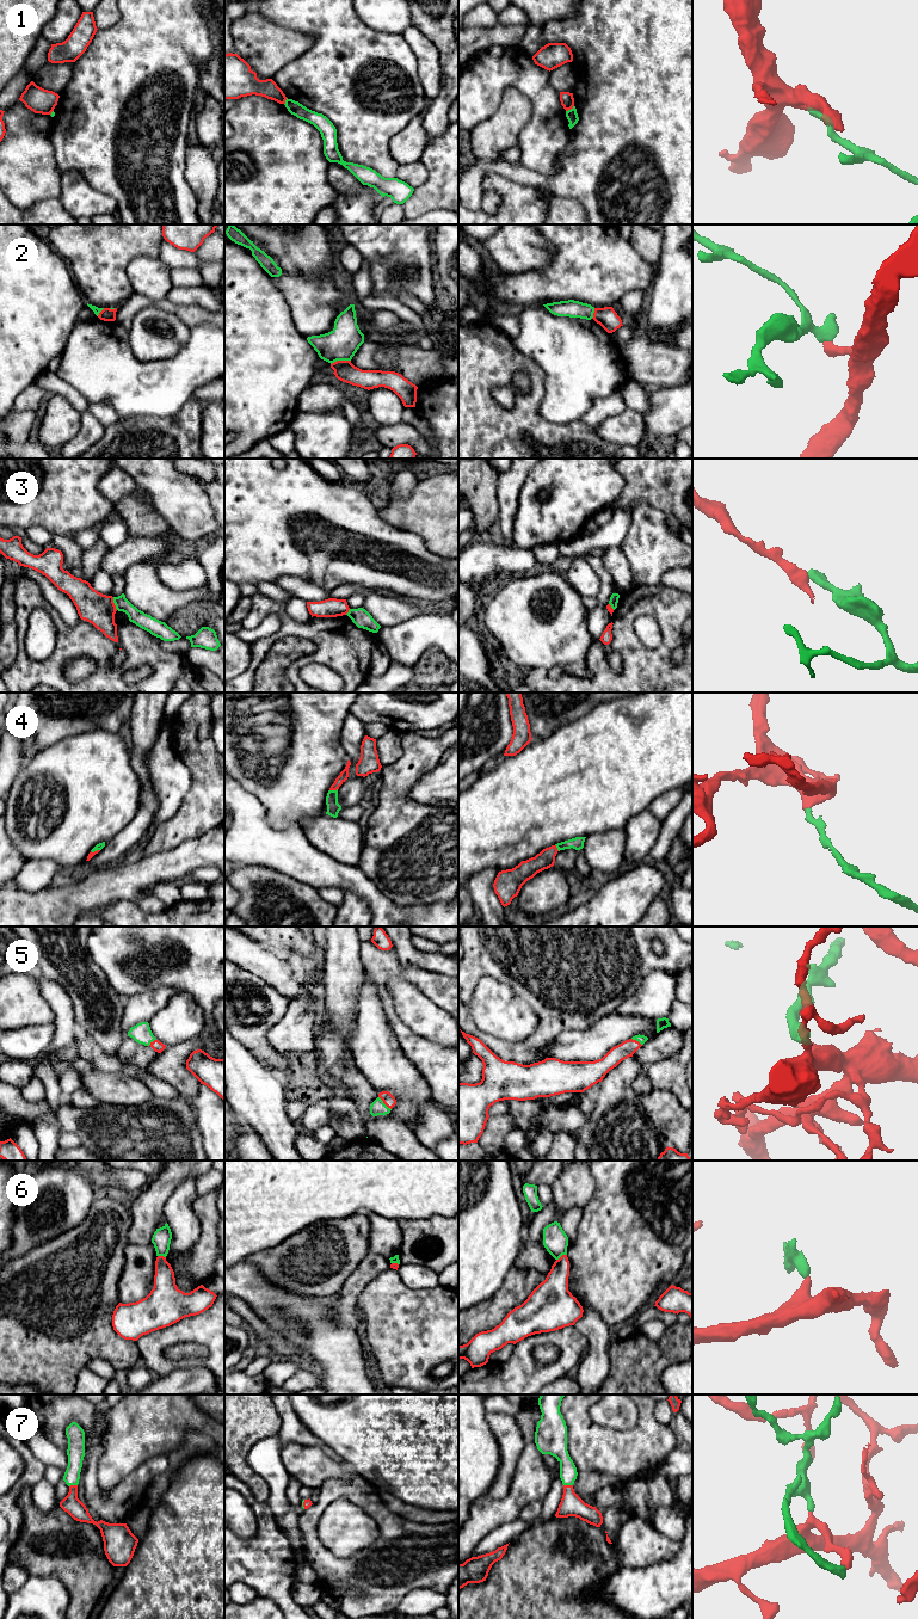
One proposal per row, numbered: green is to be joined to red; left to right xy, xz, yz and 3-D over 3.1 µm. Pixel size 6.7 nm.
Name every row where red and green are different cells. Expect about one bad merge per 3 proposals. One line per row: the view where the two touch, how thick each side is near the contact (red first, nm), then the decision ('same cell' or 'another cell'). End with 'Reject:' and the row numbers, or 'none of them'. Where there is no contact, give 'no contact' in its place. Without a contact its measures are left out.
1: meets red in yz; 90 nm thick on the red side, 80 nm on the other; another cell
2: meets red in xz; 140 nm thick on the red side, 220 nm on the other; another cell
3: meets red in xy; 220 nm thick on the red side, 100 nm on the other; another cell
4: meets red in xz; 60 nm thick on the red side, 90 nm on the other; same cell
5: meets red in xz; 80 nm thick on the red side, 100 nm on the other; same cell
6: meets red in yz; 190 nm thick on the red side, 170 nm on the other; another cell
7: meets red in yz; 150 nm thick on the red side, 120 nm on the other; same cell
Reject: 1, 2, 3, 6

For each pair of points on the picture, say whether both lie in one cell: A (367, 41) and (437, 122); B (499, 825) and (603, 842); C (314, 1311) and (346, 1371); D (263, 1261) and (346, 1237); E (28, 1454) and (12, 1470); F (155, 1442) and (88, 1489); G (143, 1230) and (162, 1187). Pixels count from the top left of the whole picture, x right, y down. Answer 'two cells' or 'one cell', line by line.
A: two cells
B: two cells
C: one cell
D: one cell
E: two cells
F: two cells
G: one cell

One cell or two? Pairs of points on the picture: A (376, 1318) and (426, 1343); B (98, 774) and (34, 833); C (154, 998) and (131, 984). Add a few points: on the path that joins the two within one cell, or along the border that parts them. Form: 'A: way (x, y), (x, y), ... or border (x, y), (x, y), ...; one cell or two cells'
A: way (388, 1318), (396, 1318), (410, 1331), (414, 1331); one cell
B: way (78, 776), (69, 781), (37, 813); one cell
C: border (170, 986), (147, 987), (124, 998); two cells

